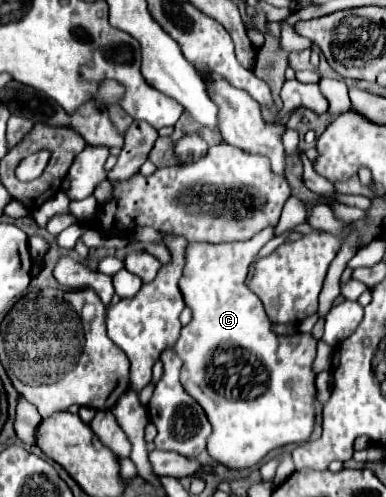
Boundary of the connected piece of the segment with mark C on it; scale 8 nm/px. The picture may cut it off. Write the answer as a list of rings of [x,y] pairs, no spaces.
[[[265,227],[249,241],[219,245],[191,243],[185,253],[185,269],[179,281],[185,305],[193,311],[191,323],[181,329],[181,337],[175,343],[175,351],[183,359],[181,383],[185,391],[205,409],[213,425],[213,433],[207,439],[209,455],[233,469],[257,465],[271,449],[309,441],[315,427],[313,361],[317,355],[317,341],[311,333],[295,333],[289,337],[275,335],[263,303],[245,285],[249,265],[257,257],[259,249],[273,239],[273,233],[275,227]]]

